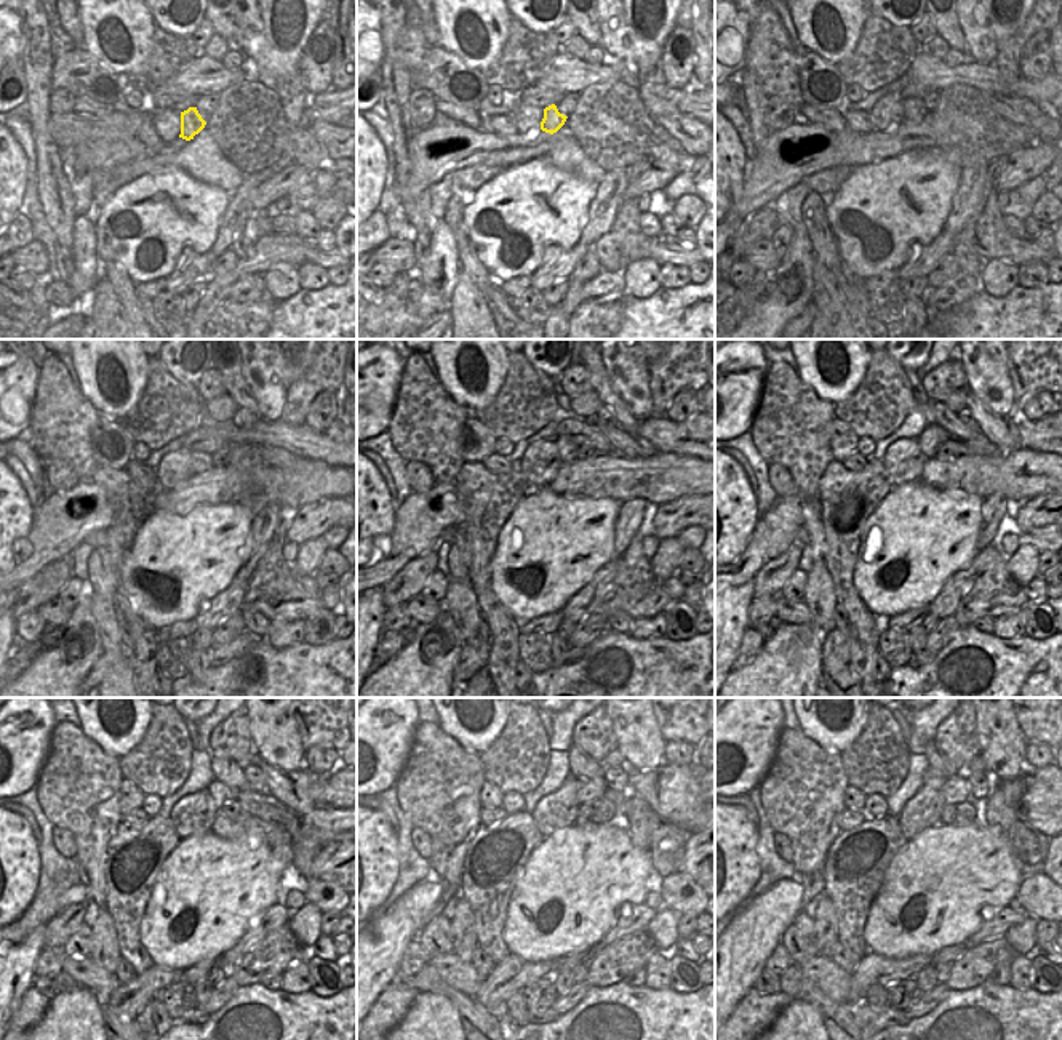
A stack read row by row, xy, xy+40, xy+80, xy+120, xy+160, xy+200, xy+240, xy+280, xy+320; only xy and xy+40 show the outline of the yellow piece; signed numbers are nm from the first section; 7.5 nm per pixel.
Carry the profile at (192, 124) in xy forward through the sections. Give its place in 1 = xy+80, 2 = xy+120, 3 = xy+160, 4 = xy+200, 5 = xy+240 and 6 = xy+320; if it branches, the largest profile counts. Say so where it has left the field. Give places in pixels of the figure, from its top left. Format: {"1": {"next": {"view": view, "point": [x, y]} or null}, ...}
{"1": {"next": {"view": "xy+80", "point": [914, 108]}}, "2": {"next": {"view": "xy+120", "point": [200, 461]}}, "3": {"next": {"view": "xy+160", "point": [568, 448]}}, "4": {"next": {"view": "xy+200", "point": [933, 437]}}, "5": {"next": {"view": "xy+240", "point": [221, 794]}}, "6": {"next": {"view": "xy+320", "point": [955, 789]}}}

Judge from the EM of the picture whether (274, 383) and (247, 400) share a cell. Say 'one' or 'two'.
two

